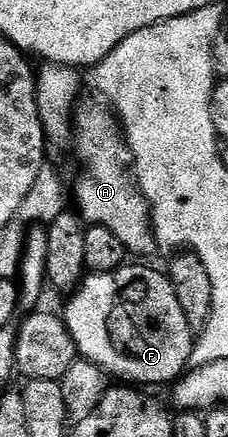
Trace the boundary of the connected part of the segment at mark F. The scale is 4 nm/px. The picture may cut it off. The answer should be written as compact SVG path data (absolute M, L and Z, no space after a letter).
M127 264L107 274L90 274L82 285L69 295L67 302L70 303L64 311L66 330L74 341L74 347L85 361L96 364L105 370L107 375L114 377L115 374L118 380L126 384L141 384L146 388L154 388L150 386L157 382L173 383L181 378L190 366L196 332L188 324L188 316L184 316L184 308L180 308L180 300L176 300L176 292L163 271L161 274L150 266Z

